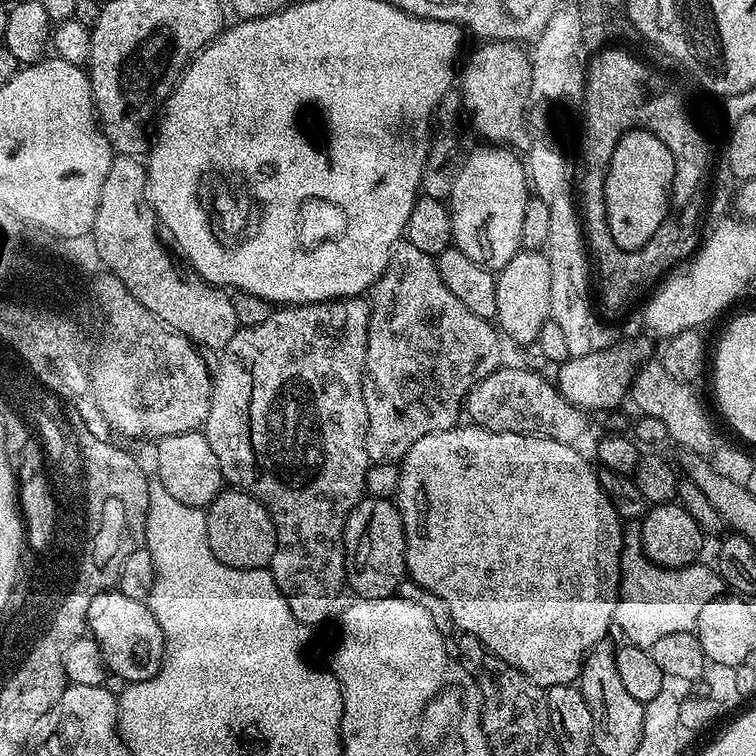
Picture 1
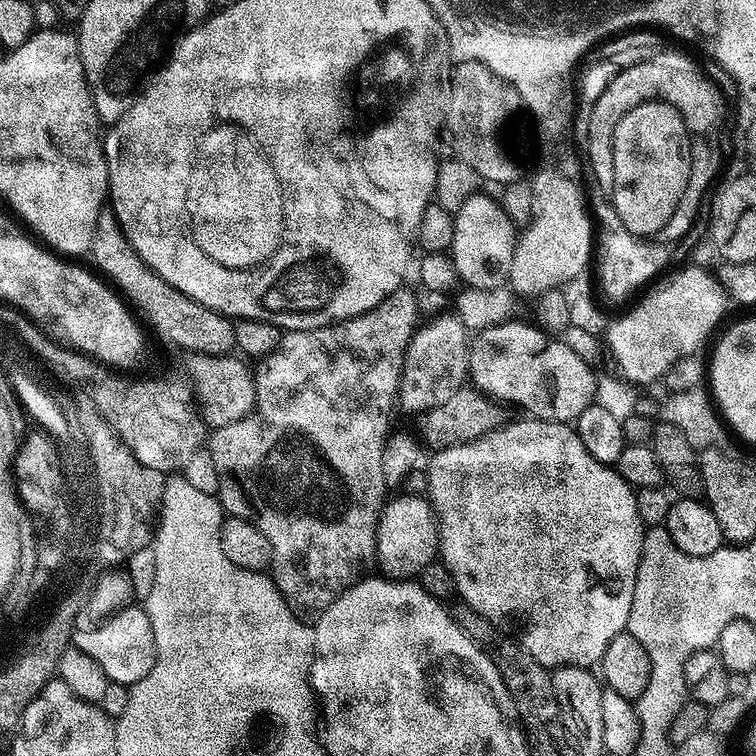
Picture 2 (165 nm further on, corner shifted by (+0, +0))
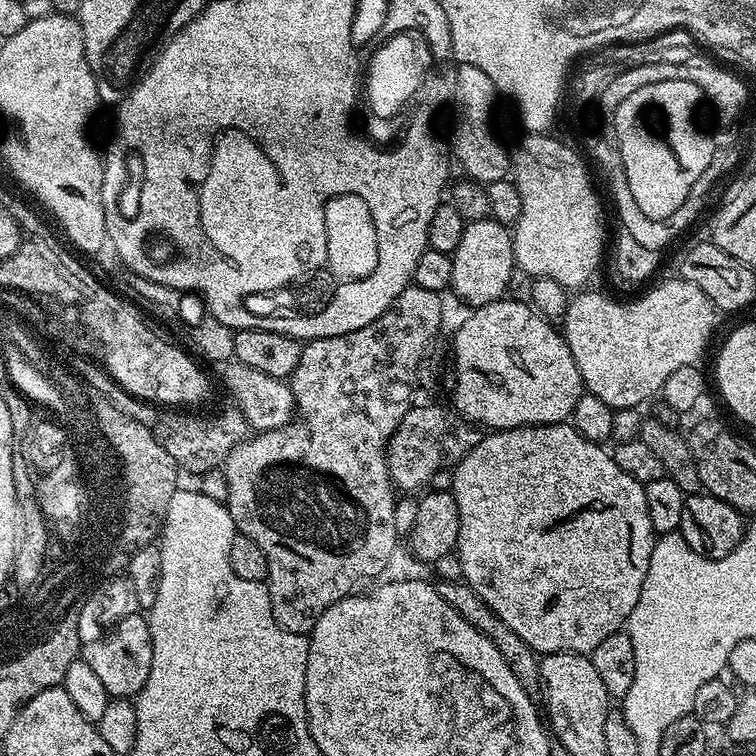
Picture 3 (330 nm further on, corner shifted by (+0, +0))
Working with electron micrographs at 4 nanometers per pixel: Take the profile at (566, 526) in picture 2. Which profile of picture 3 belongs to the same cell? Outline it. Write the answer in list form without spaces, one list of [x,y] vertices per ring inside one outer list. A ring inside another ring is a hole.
[[[571,423],[533,424],[522,428],[506,428],[485,435],[455,465],[450,489],[458,506],[458,542],[454,549],[461,560],[463,583],[471,586],[490,606],[490,610],[522,642],[526,642],[537,654],[550,652],[582,652],[590,654],[598,642],[610,638],[610,634],[621,631],[627,625],[634,606],[638,606],[638,594],[642,594],[642,582],[650,570],[650,554],[654,554],[657,532],[650,522],[650,510],[646,510],[644,485],[639,484],[630,474],[625,474],[614,462],[611,451],[604,444],[587,440]]]

